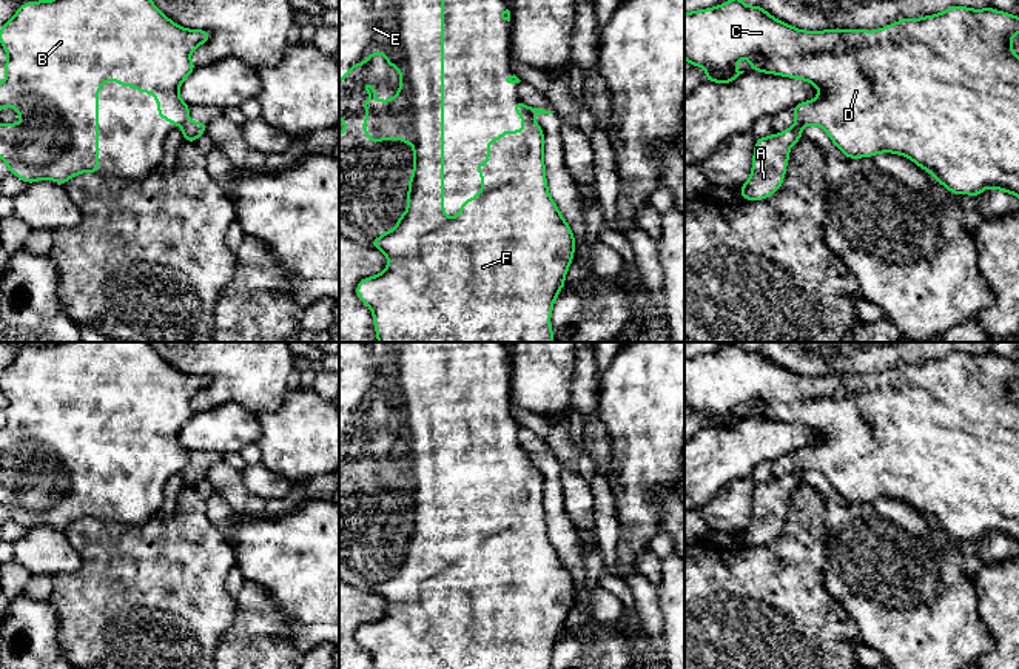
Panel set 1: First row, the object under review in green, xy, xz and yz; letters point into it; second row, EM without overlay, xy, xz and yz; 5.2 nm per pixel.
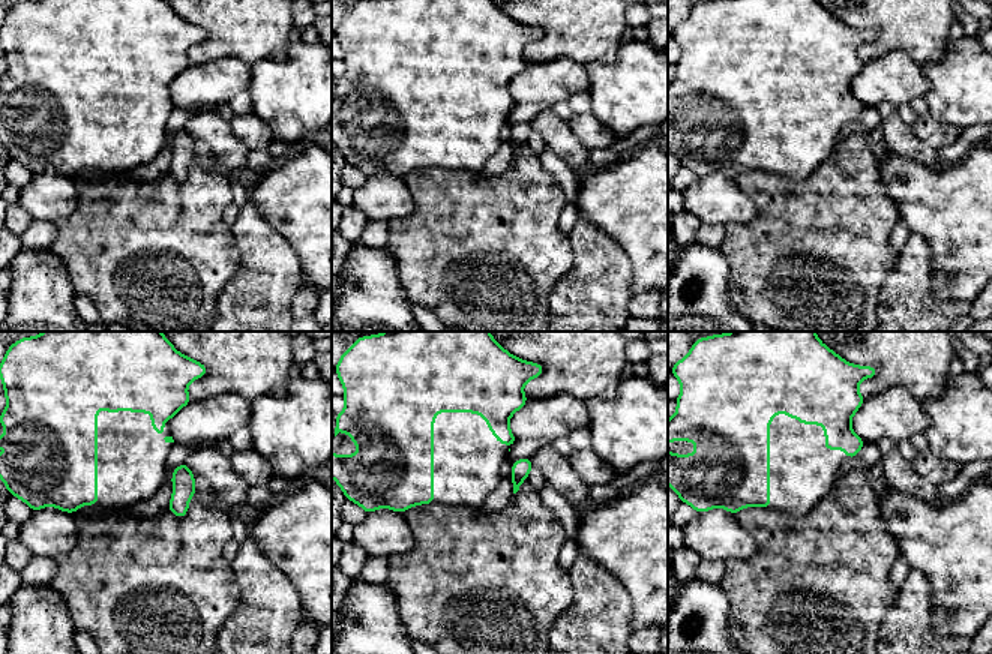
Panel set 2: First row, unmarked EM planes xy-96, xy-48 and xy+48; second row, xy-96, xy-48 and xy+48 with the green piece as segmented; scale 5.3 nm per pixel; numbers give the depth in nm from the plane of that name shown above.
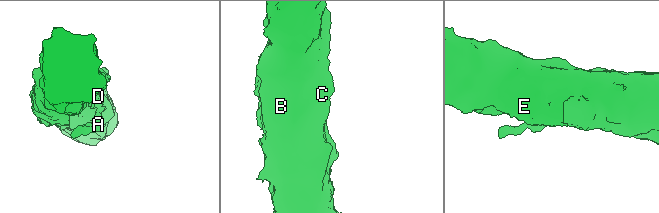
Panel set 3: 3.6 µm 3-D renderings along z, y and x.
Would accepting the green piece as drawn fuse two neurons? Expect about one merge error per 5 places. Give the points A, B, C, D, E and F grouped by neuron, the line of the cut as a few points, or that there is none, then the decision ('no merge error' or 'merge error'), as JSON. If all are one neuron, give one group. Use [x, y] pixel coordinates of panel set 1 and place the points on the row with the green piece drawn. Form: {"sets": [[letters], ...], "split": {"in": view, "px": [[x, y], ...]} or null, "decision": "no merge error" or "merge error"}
{"sets": [["A"], ["B", "C", "D", "E", "F"]], "split": {"in": "xy", "px": [[187, 119], [181, 127]]}, "decision": "merge error"}

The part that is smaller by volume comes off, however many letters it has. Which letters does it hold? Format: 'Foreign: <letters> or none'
Foreign: A

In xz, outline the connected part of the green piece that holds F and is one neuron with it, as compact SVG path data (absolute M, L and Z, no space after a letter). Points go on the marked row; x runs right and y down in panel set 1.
M339 0L339 88L341 80L355 66L364 66L373 54L384 54L387 65L399 69L399 92L392 100L376 100L378 89L370 82L362 83L362 89L372 97L362 102L362 108L368 111L368 117L362 120L362 133L368 136L372 145L379 140L399 139L413 146L413 174L409 179L407 211L401 214L393 231L384 231L381 237L372 240L372 247L381 250L388 264L382 273L365 277L356 285L358 298L373 313L378 342L553 342L550 314L560 290L566 287L564 277L575 253L575 237L549 194L543 160L544 134L533 120L530 108L523 102L515 103L513 111L523 119L523 128L516 133L507 129L496 140L487 140L487 162L475 165L483 177L481 193L464 200L456 217L450 219L444 213L444 0Z

